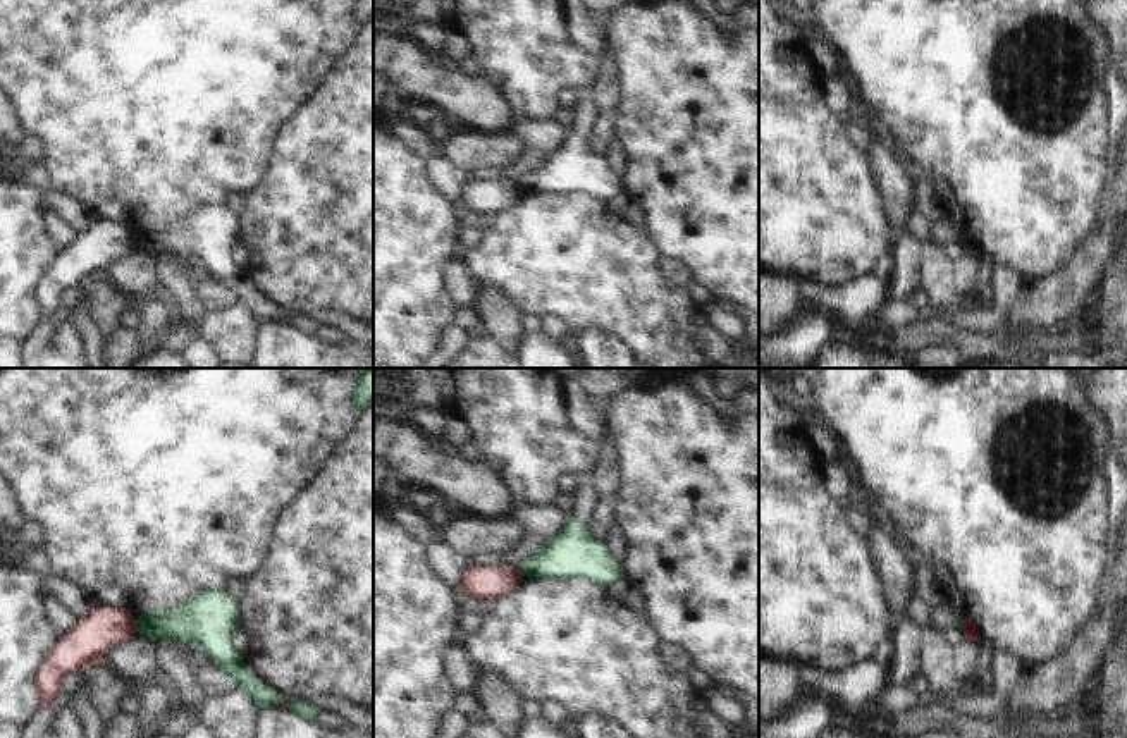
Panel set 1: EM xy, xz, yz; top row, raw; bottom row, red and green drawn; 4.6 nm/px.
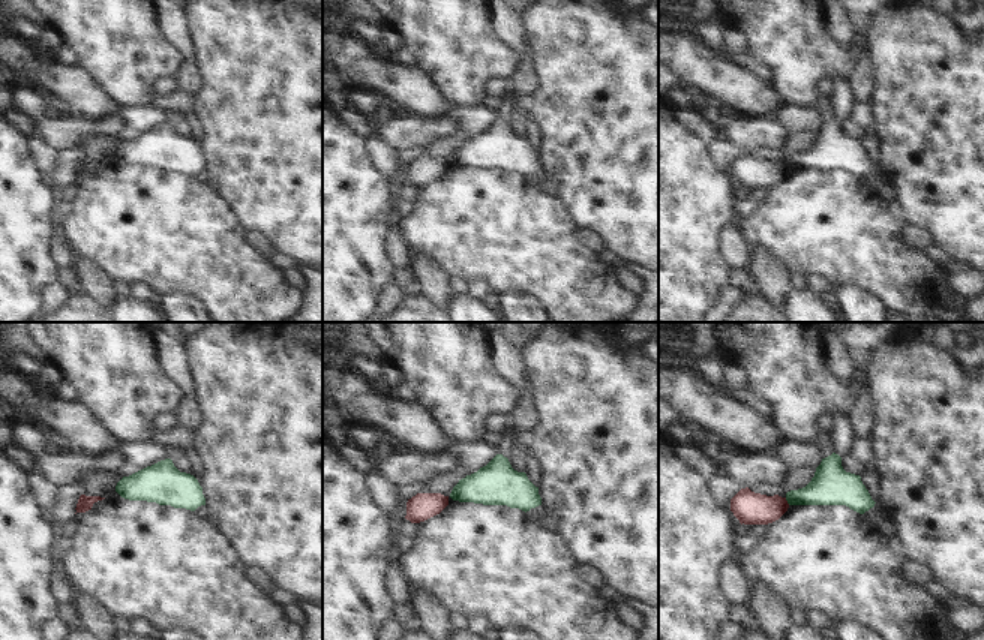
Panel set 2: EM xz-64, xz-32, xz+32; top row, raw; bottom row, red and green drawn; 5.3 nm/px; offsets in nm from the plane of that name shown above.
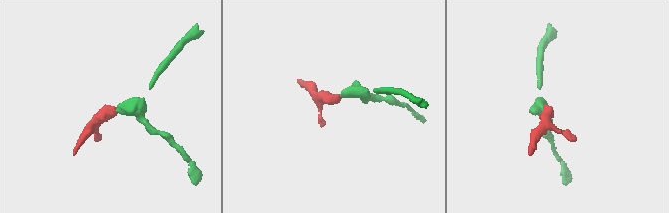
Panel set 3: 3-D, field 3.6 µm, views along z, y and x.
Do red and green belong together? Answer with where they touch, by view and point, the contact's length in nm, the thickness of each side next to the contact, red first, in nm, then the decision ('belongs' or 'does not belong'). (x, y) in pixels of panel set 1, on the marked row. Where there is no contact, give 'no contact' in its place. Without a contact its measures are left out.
xy (133, 625) | 60 nm | 190/180 nm | does not belong

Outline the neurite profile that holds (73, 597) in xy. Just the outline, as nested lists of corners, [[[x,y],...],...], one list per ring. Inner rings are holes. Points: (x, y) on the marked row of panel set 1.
[[[53,575],[46,578],[46,592],[77,619],[86,616],[95,607],[95,602],[84,593],[83,588]]]

